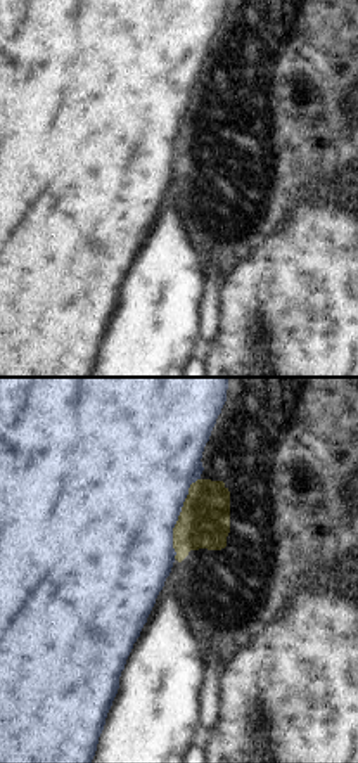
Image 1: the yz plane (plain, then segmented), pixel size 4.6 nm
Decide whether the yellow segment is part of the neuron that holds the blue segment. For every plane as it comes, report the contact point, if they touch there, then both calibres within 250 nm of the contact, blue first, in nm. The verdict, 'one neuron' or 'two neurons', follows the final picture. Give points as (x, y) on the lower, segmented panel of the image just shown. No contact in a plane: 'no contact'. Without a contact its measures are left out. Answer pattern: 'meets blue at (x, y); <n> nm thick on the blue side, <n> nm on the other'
meets blue at (177, 518); 500 nm thick on the blue side, 240 nm on the other

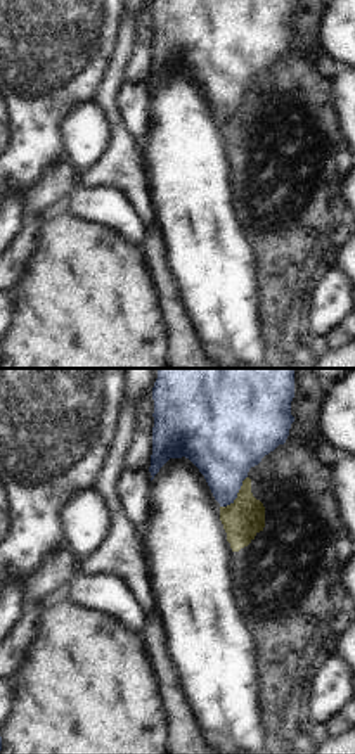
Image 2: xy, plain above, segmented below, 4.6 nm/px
meets blue at (236, 495); 340 nm thick on the blue side, 180 nm on the other

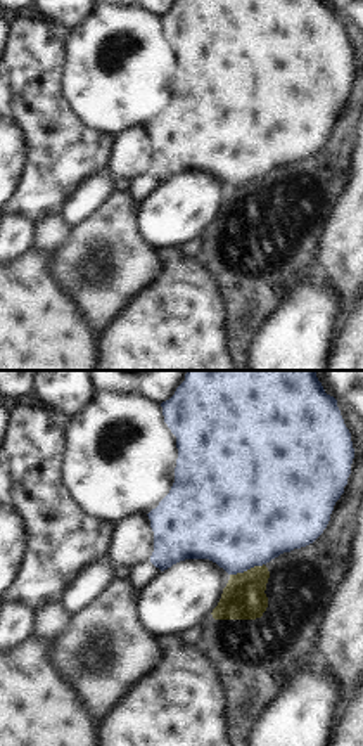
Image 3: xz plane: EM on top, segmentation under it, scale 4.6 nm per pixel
meets blue at (246, 570); 480 nm thick on the blue side, 200 nm on the other

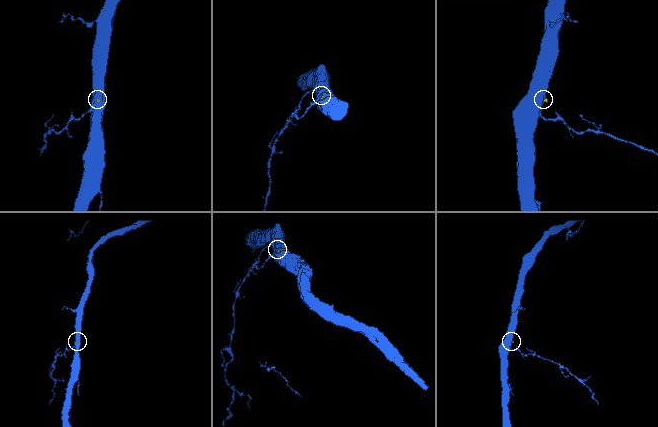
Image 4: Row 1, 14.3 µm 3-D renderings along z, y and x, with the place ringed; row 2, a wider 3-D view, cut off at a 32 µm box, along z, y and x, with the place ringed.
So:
one neuron

